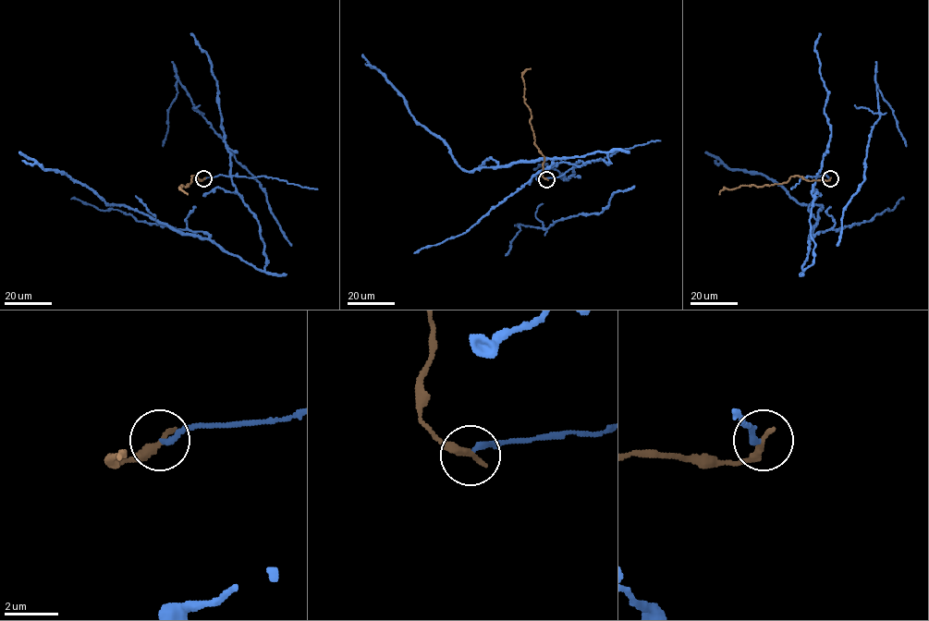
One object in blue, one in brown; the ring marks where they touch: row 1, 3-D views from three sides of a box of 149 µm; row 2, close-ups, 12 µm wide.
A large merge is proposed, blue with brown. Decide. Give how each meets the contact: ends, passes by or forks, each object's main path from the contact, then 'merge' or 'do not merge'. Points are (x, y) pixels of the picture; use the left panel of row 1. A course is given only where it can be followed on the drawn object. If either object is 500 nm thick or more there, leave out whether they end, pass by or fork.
blue ends there; brown ends there; blue runs (203, 178), (231, 176), (260, 228), (263, 270), (209, 239), (107, 204), (19, 152); brown runs (203, 178), (201, 181), (192, 176), (188, 186), (181, 185), (179, 189), (188, 194); do not merge

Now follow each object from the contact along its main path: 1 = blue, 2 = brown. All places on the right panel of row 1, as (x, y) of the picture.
1: (829, 178), (813, 187), (813, 262), (803, 270), (822, 205), (704, 152)
2: (829, 178), (812, 181), (791, 176), (780, 184), (740, 185), (730, 189), (724, 188), (719, 194)

